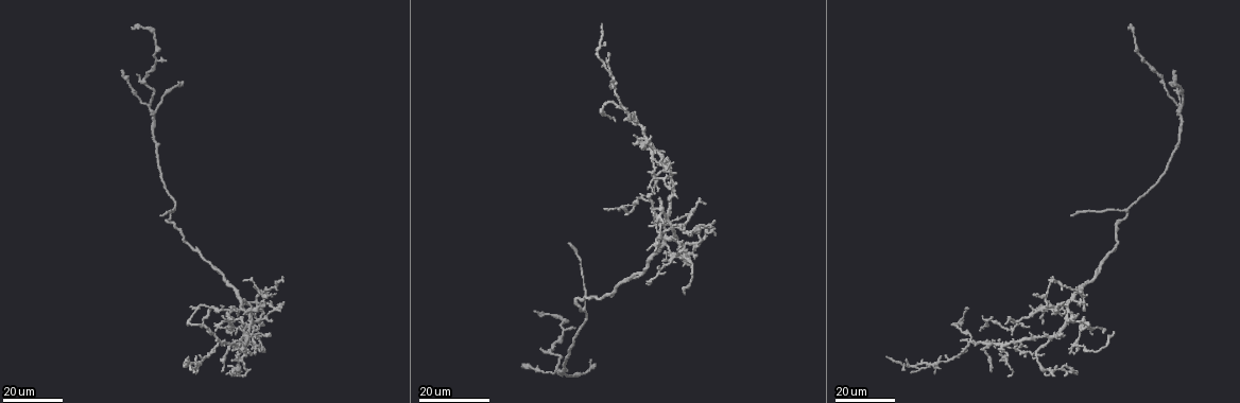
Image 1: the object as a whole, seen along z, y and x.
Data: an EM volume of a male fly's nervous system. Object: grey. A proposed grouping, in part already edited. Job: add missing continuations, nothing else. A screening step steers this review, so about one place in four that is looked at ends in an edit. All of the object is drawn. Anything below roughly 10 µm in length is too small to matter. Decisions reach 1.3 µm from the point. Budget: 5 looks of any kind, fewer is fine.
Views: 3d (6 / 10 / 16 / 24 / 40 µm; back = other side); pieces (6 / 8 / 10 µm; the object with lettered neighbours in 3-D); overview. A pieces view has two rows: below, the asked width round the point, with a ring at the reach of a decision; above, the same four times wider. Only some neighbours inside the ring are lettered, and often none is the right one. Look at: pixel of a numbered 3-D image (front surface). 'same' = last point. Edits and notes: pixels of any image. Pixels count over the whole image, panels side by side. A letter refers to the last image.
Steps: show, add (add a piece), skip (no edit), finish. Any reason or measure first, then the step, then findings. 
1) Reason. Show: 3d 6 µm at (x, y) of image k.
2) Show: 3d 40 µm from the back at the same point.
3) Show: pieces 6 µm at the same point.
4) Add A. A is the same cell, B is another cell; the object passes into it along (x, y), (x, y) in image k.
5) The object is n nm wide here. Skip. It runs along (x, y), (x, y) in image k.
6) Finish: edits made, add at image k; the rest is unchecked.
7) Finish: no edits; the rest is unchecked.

Thin end. Show: 3d 16 µm at (570, 244) of image 1.

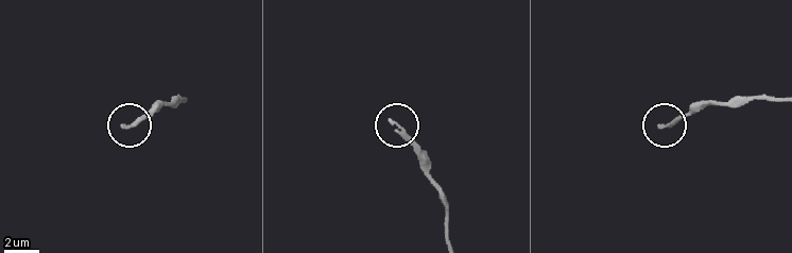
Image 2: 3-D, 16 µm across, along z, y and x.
What lies round it. Show: pieces 6 µm at (123, 126) of image 2.

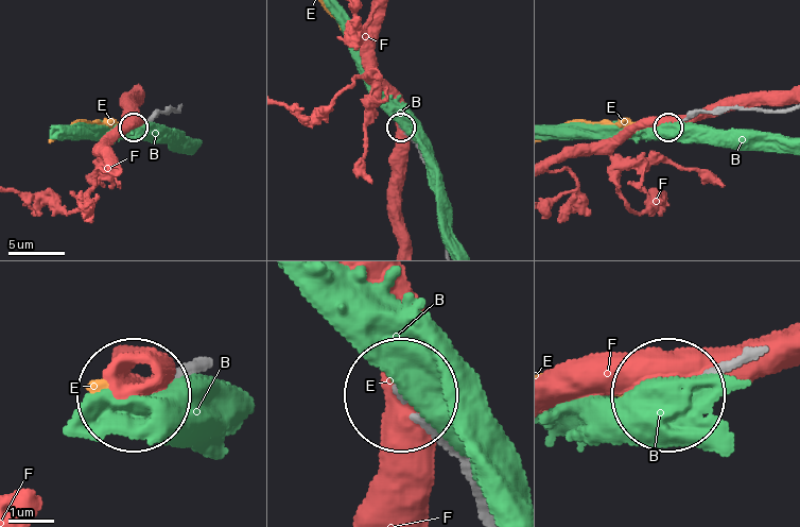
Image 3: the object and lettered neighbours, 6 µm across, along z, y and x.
Add E. E is the same cell, B and F are other cells; it goes on there.

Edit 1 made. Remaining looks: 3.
Tapers out. Show: 3d 16 µm at (218, 342) of image 1.

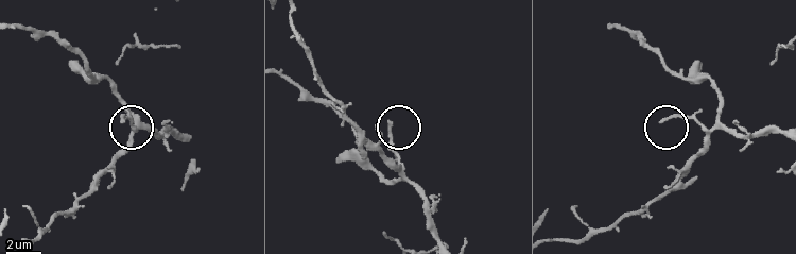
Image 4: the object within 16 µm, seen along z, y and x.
Show: pieces 6 µm at (663, 119) of image 4.

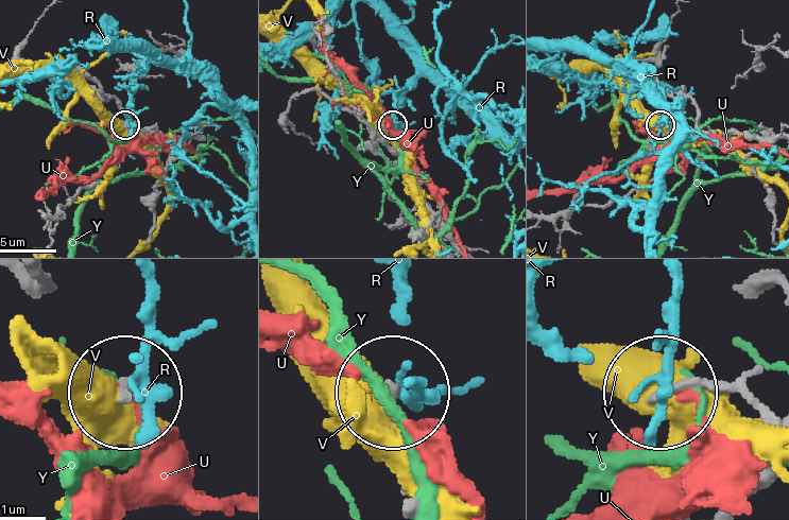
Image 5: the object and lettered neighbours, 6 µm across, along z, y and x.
Skip. R, U, V and Y are other cells; none of them fits.

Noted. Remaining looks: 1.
Finish: edits made, add at image 3; the rest is unchecked.

